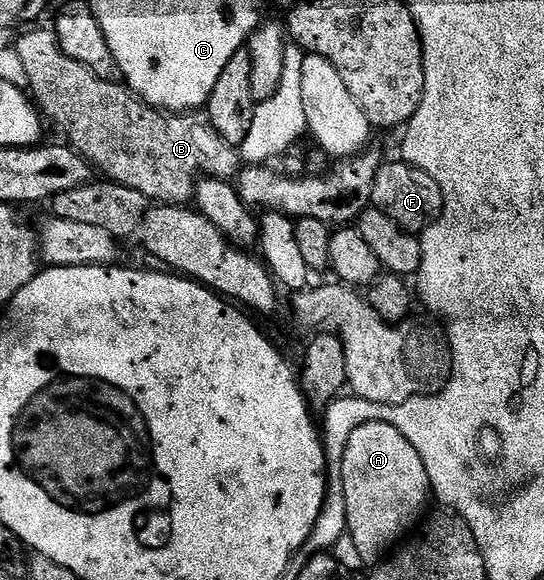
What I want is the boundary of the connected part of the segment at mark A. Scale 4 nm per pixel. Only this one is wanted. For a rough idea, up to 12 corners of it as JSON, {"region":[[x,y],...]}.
{"region":[[391,423],[353,429],[349,540],[378,564],[424,518],[425,461]]}

